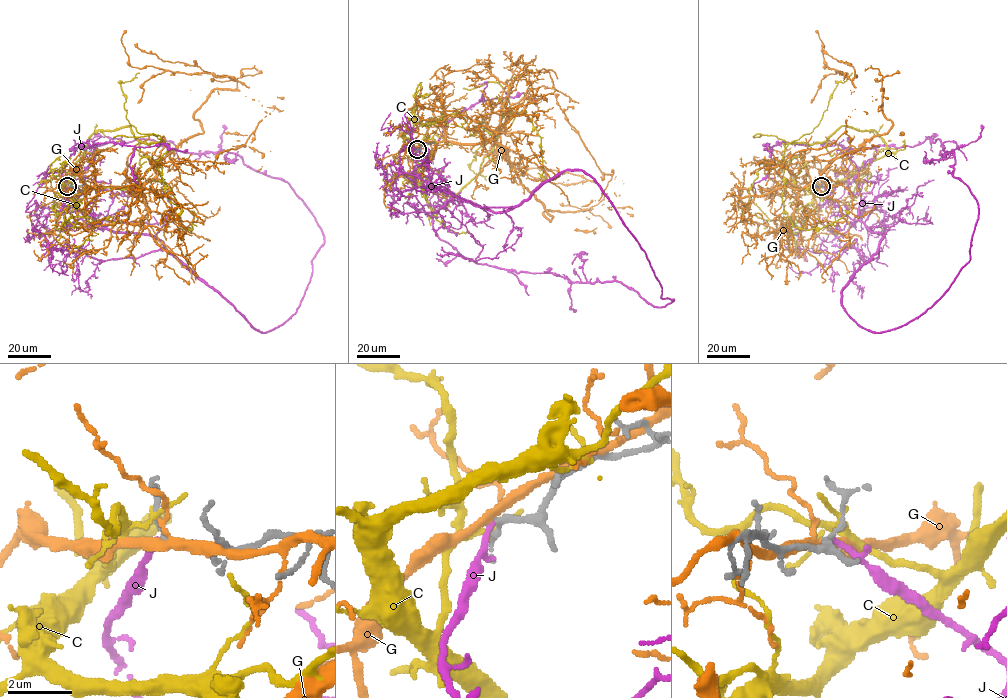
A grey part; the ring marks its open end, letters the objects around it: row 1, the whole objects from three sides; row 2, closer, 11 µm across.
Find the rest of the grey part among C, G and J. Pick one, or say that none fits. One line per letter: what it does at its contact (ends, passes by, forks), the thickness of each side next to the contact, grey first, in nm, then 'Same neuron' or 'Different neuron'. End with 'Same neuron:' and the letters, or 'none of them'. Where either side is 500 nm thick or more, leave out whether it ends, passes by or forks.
C: It passes by. Thickness 120 nm (grey) against 100 nm. Different neuron
G: It forks there. Thickness 170 nm (grey) against 240 nm. Different neuron
J: It ends there. Thickness 170 nm (grey) against 150 nm. Same neuron
Same neuron: J

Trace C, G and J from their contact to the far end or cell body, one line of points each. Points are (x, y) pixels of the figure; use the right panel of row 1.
C: (822, 184), (881, 158), (885, 142), (845, 126), (823, 143), (783, 143), (792, 225), (849, 214)
G: (821, 186), (811, 185), (836, 158), (892, 122), (881, 80), (825, 68), (815, 30)
J: (821, 186), (883, 235), (842, 289), (867, 330), (969, 261), (978, 201), (938, 139), (783, 142), (755, 192)

